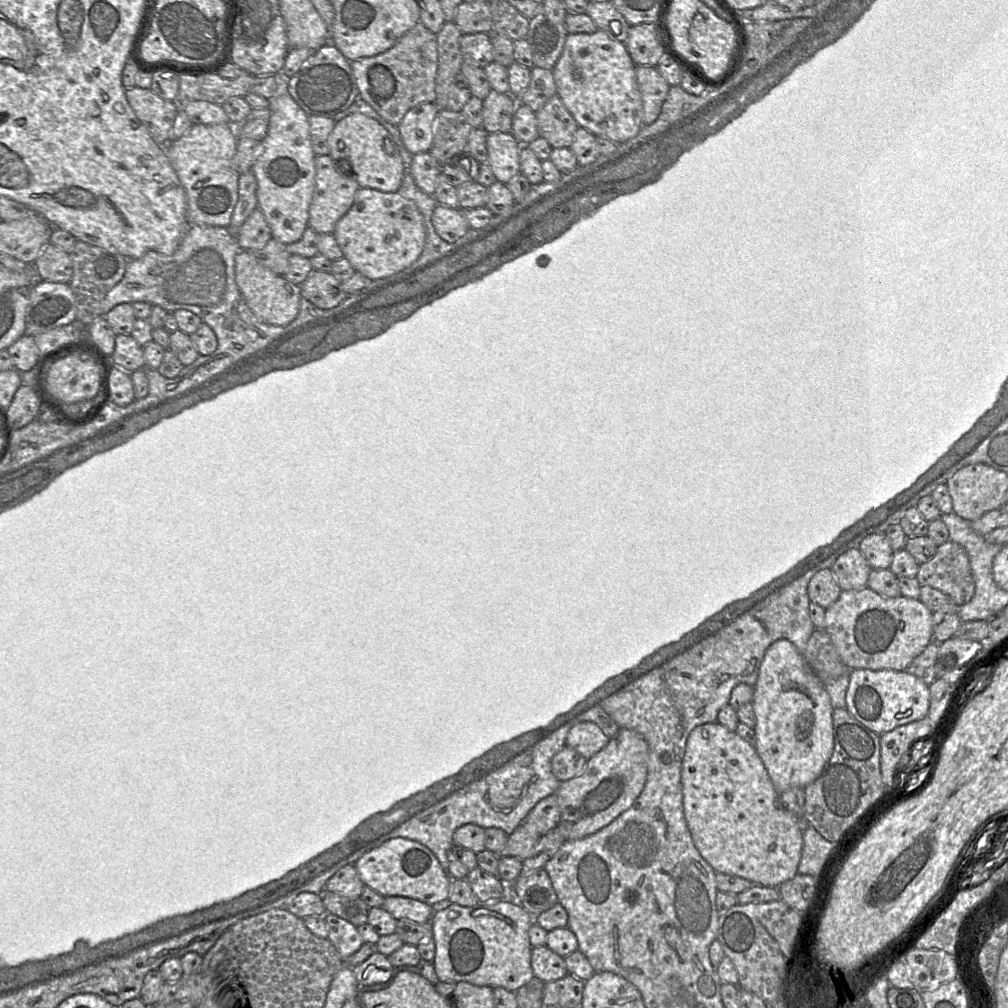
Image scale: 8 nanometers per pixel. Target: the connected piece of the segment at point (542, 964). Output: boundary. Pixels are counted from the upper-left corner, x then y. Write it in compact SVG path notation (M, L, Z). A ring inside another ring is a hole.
M547 945L532 947L531 967L534 976L545 983L563 978L568 973L565 958L553 952Z

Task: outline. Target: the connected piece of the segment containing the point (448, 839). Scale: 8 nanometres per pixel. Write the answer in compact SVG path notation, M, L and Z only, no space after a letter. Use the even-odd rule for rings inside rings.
M574 721L552 733L501 769L421 813L393 832L394 837L409 839L426 846L438 859L445 874L451 880L455 880L450 876L447 860L448 852L454 845L455 830L471 823L484 830L499 828L507 835L512 834L539 801L557 792L561 782L552 773L552 758L566 746L566 736L573 726Z

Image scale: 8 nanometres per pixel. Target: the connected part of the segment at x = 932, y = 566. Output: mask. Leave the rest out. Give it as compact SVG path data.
M951 540L939 545L933 558L919 565L916 579L921 586L930 586L948 595L958 606L968 603L975 591L968 554L961 545Z

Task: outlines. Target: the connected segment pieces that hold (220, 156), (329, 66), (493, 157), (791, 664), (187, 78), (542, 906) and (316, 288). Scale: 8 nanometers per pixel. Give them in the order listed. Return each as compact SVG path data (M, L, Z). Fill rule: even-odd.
M229 122L194 124L183 136L169 142L166 153L186 194L190 224L228 227L238 200L238 171L233 167L238 135Z
M331 41L315 50L300 70L290 77L288 92L308 116L328 118L333 118L336 114L346 110L359 98L359 90L350 61Z
M488 133L487 160L497 181L507 184L520 173L520 152L524 145L511 133Z
M781 639L772 643L761 662L752 699L756 718L755 749L778 793L793 787L805 788L822 773L834 748L833 710L831 699L823 682L811 669L804 656L790 641Z
M174 73L179 75L179 89L176 102L189 102L195 100L208 101L223 104L227 99L250 93L254 84L254 77L246 74L234 79L221 77L219 74L206 74L191 76L188 74Z
M544 867L533 870L527 876L518 876L508 886L508 895L518 902L530 915L550 909L558 903L550 877Z
M312 270L300 285L301 296L318 308L337 306L344 298L342 283L332 273Z

